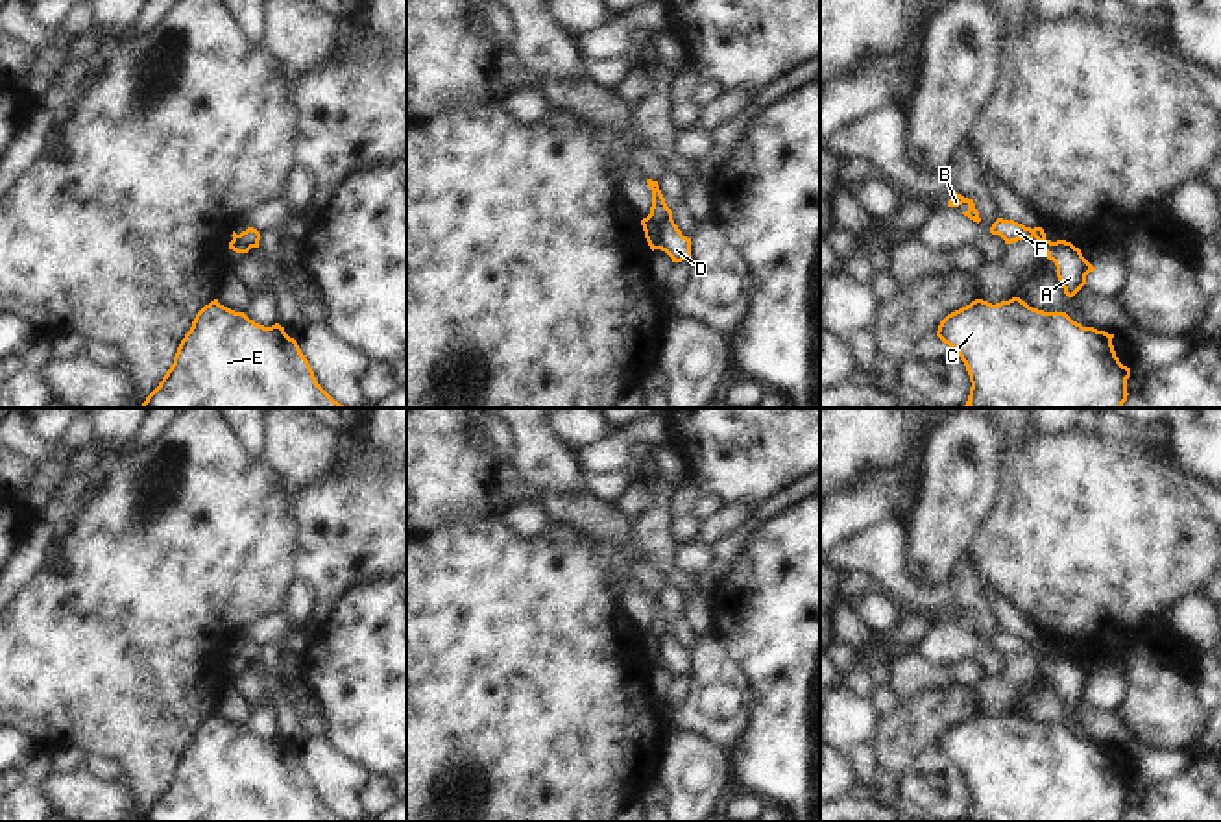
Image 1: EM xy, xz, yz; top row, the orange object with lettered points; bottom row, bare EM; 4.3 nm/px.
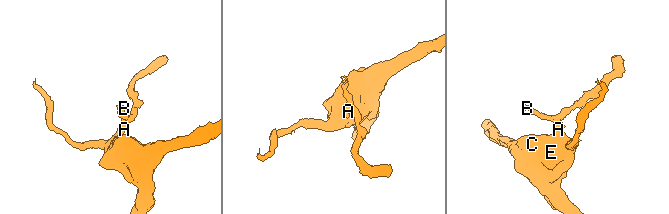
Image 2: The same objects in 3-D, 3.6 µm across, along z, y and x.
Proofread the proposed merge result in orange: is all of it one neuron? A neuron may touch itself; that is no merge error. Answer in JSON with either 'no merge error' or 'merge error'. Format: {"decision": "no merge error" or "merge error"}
{"decision": "merge error"}

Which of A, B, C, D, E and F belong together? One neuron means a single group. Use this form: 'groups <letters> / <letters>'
groups A C E / B D F

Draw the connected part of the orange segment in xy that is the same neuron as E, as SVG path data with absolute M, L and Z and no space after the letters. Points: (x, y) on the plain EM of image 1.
M205 719L181 754L174 778L142 822L345 822L316 794L297 756L279 737L264 741L244 726Z

